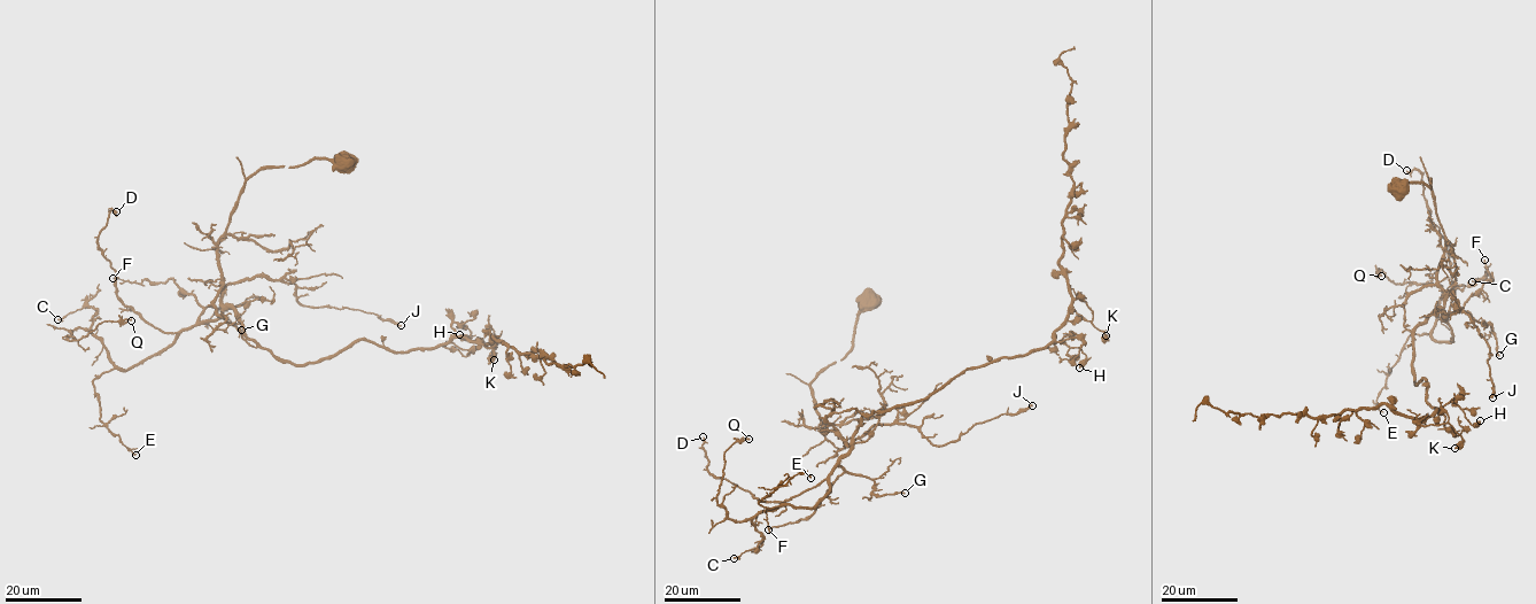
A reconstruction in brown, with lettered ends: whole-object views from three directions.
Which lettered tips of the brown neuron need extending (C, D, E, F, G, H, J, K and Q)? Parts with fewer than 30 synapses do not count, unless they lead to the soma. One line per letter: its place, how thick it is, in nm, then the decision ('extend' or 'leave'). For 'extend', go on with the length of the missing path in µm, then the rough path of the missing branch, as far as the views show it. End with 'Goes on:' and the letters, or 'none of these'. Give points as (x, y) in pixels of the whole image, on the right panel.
C: (1472, 281) | 150 nm | leave
D: (1406, 170) | 160 nm | leave
E: (1383, 412) | 140 nm | leave
F: (1484, 260) | 130 nm | leave
G: (1499, 355) | 190 nm | leave
H: (1480, 420) | 280 nm | leave
J: (1492, 397) | 190 nm | leave
K: (1455, 448) | 360 nm | leave
Q: (1381, 276) | 150 nm | leave
Goes on: none of these

